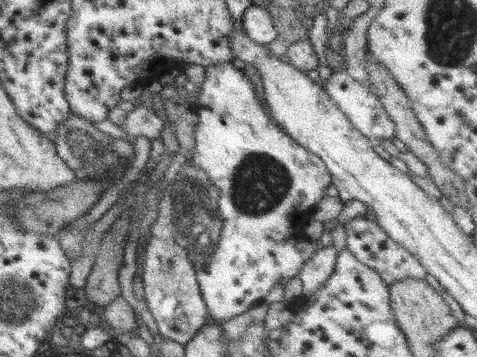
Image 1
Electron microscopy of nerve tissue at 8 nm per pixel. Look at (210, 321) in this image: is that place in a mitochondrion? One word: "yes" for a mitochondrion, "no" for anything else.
no

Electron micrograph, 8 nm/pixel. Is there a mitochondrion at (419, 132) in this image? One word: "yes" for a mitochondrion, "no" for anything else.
no

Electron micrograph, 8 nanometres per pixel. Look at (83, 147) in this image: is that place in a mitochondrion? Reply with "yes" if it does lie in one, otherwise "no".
yes

